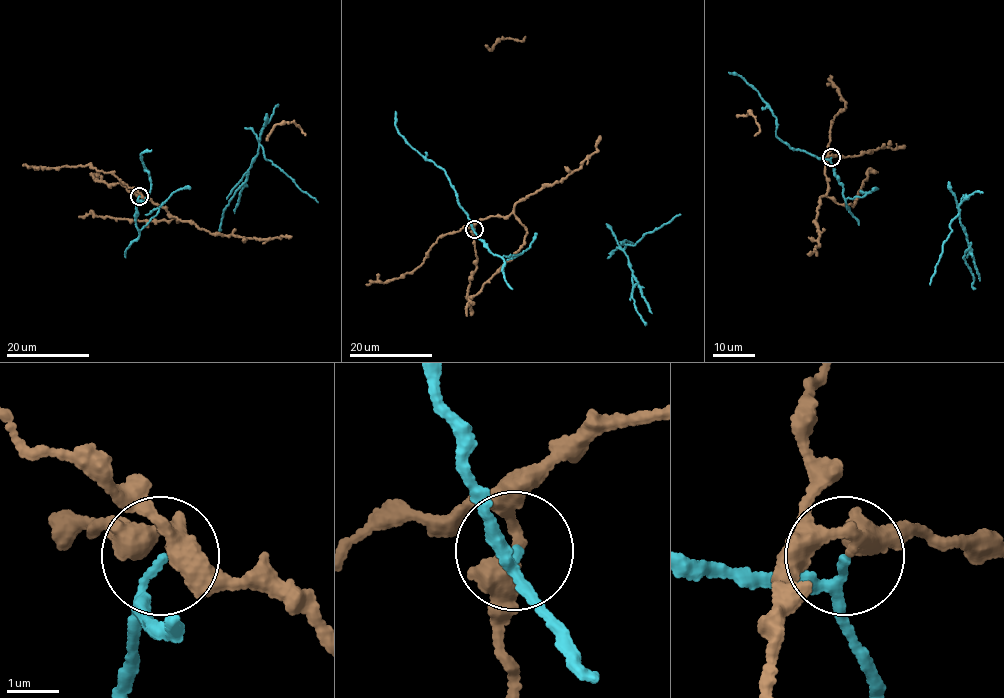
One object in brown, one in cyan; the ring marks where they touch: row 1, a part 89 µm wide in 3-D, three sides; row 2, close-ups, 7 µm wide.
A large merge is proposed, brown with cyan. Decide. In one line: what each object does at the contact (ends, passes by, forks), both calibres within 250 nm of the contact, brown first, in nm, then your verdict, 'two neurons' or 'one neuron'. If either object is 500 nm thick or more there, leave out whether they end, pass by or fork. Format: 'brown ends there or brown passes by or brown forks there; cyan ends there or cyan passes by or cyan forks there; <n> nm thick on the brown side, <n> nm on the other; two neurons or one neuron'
brown passes by; cyan ends there; 200 nm thick on the brown side, 120 nm on the other; two neurons

